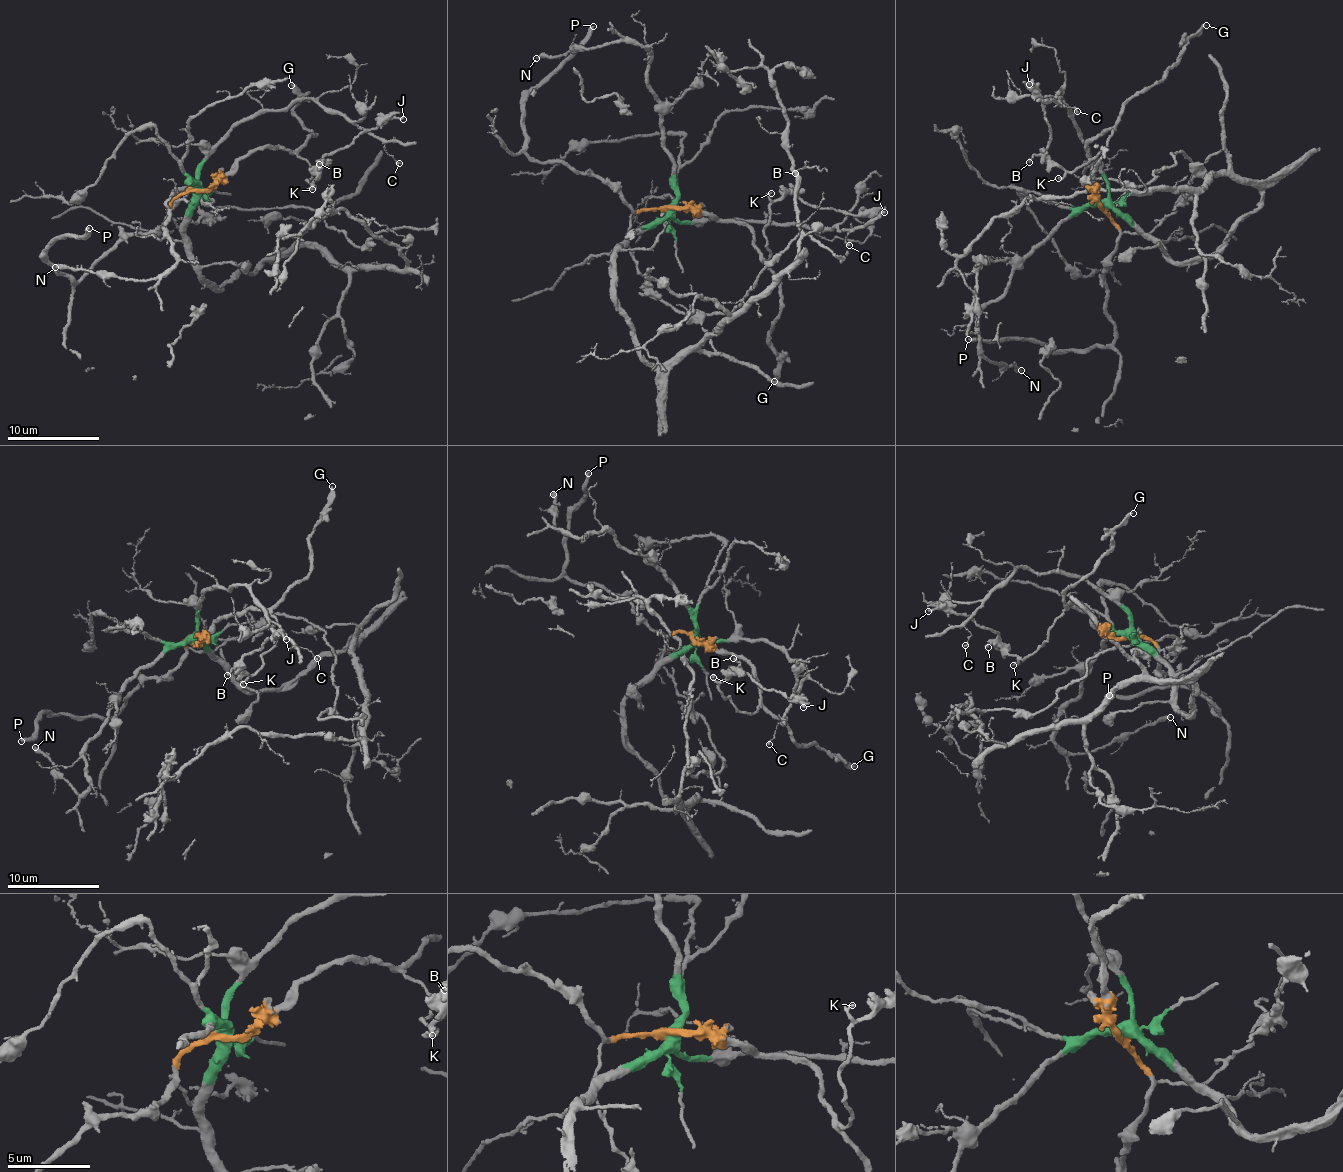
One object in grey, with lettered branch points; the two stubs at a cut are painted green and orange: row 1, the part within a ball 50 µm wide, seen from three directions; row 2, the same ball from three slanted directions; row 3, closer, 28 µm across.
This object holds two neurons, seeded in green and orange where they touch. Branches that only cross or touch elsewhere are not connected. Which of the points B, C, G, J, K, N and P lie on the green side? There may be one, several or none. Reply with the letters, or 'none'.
C, N

